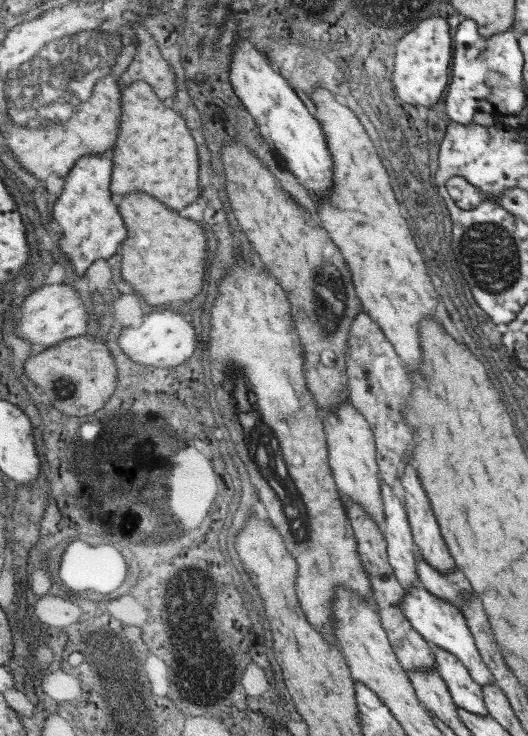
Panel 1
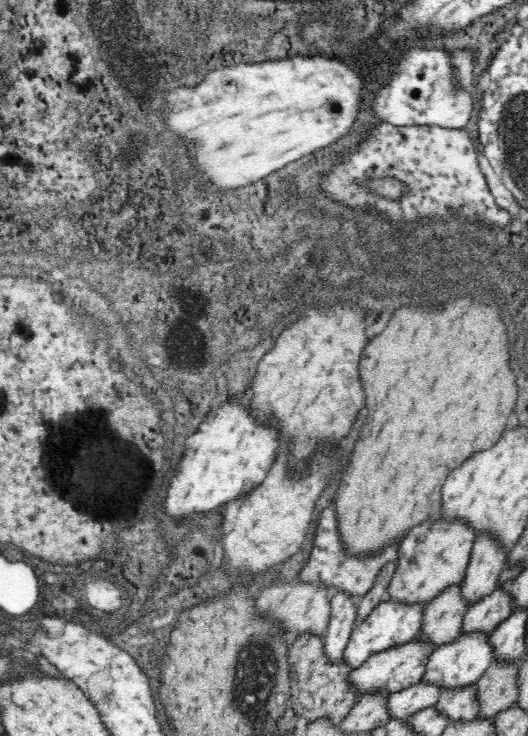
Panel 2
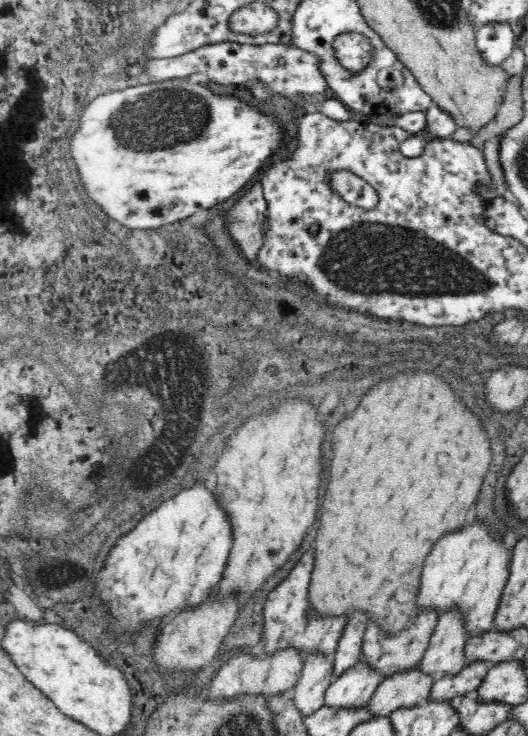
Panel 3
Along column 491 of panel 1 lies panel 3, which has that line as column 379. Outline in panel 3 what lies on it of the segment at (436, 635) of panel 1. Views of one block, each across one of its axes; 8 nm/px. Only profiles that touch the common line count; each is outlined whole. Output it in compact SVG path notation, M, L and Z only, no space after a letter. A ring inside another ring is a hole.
M364 654L356 668L344 672L336 678L324 696L326 708L340 708L340 710L358 710L368 708L376 688L382 684L382 676L366 666Z

